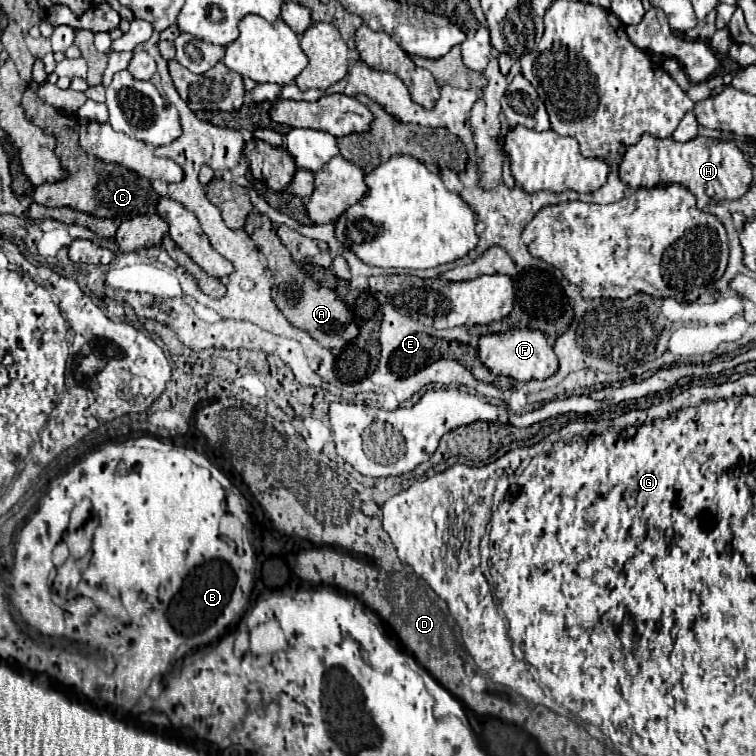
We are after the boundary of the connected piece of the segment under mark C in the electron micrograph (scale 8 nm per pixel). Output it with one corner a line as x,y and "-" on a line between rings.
26,90
22,96
22,108
26,110
28,118
38,124
40,128
48,130
50,134
56,136
56,154
62,162
62,166
68,170
66,180
54,182
54,184
42,184
34,190
34,202
50,208
60,208
68,206
92,216
100,218
112,218
116,224
124,222
126,218
142,216
142,214
154,214
160,196
152,190
150,180
142,178
140,174
120,166
120,164
104,164
102,160
88,156
80,144
78,144
78,118
76,116
64,116
62,112
54,110
50,104
36,100
40,98
34,90

